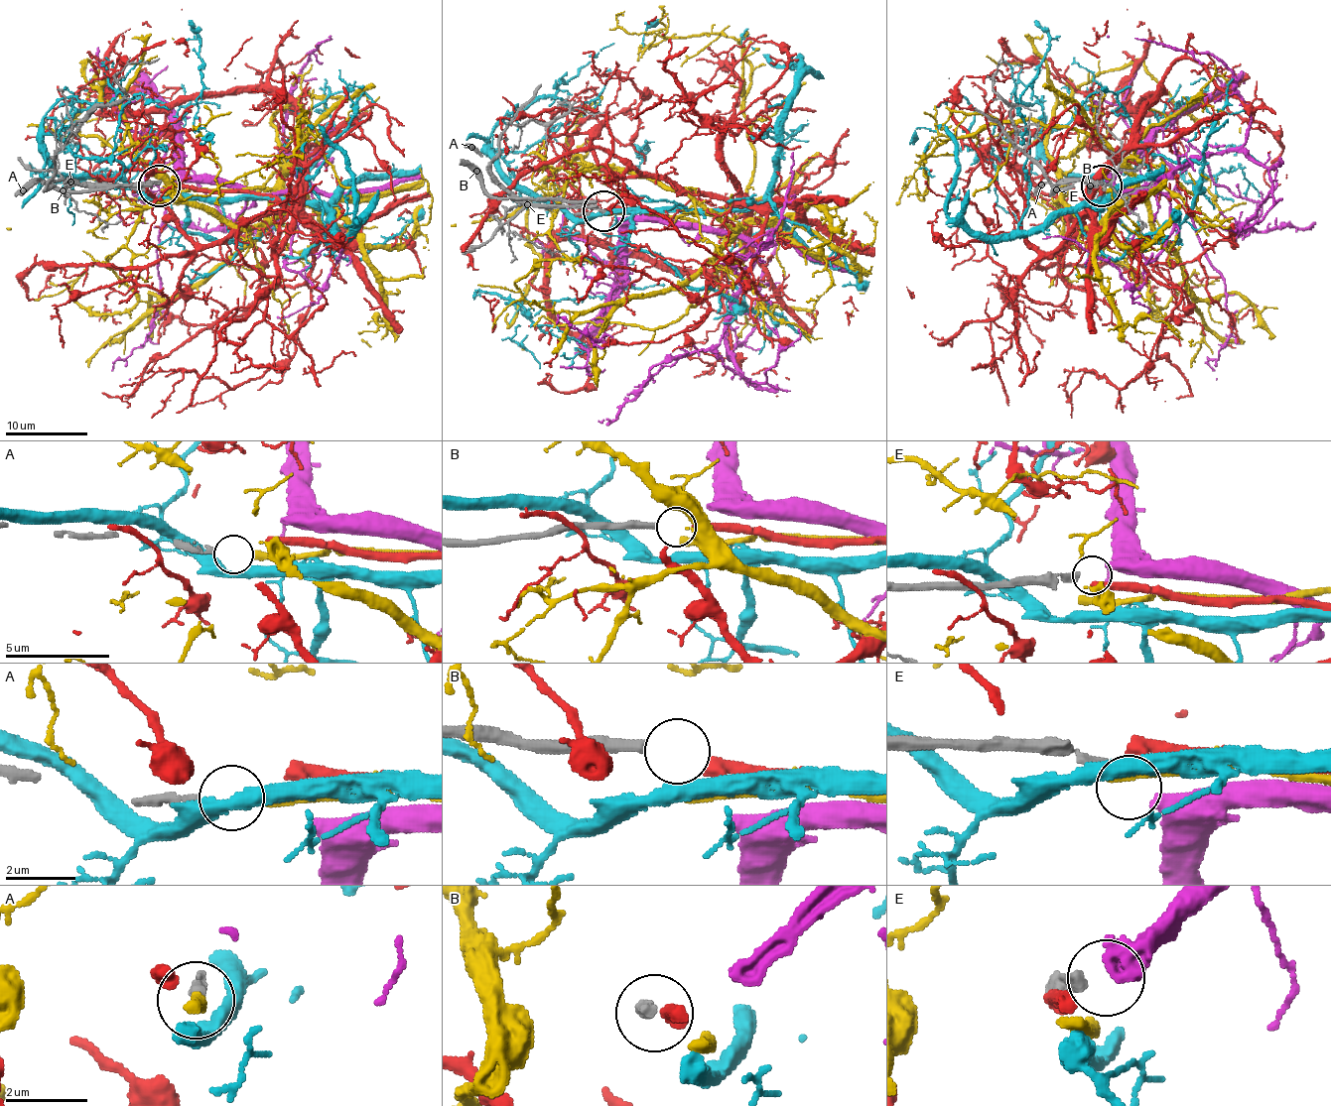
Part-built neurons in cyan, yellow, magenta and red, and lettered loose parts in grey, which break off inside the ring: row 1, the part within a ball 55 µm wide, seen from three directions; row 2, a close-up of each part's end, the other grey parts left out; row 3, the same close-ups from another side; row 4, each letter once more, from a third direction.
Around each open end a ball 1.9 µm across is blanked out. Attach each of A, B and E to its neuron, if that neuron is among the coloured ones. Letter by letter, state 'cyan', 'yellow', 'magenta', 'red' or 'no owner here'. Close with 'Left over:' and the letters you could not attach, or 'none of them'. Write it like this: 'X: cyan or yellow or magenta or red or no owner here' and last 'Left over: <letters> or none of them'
A: yellow
B: red
E: magenta
Left over: none of them

